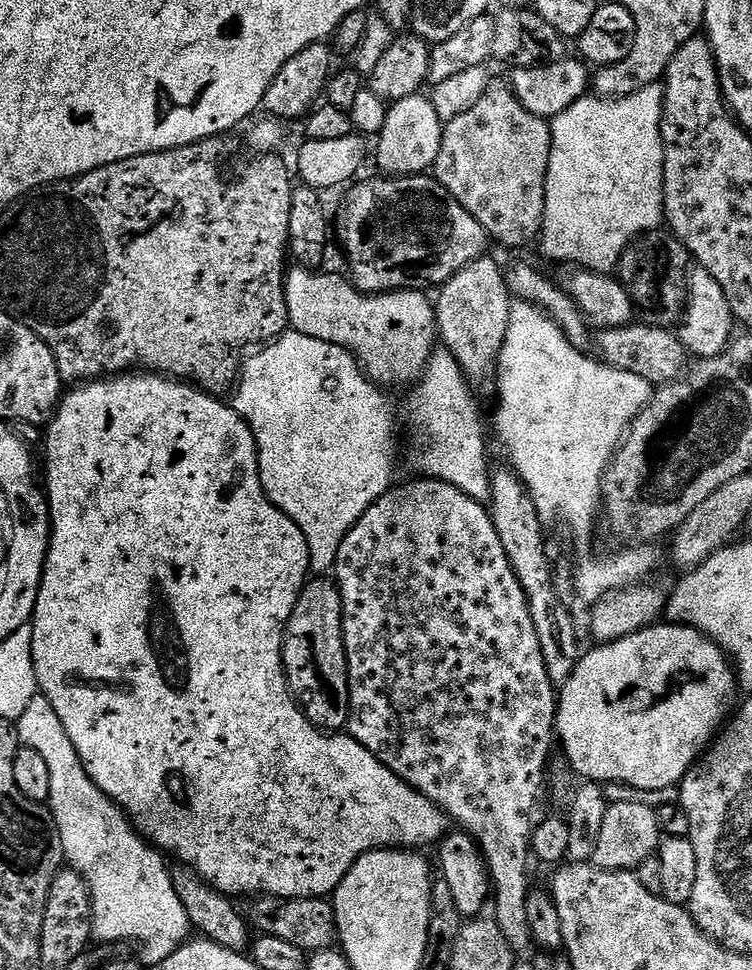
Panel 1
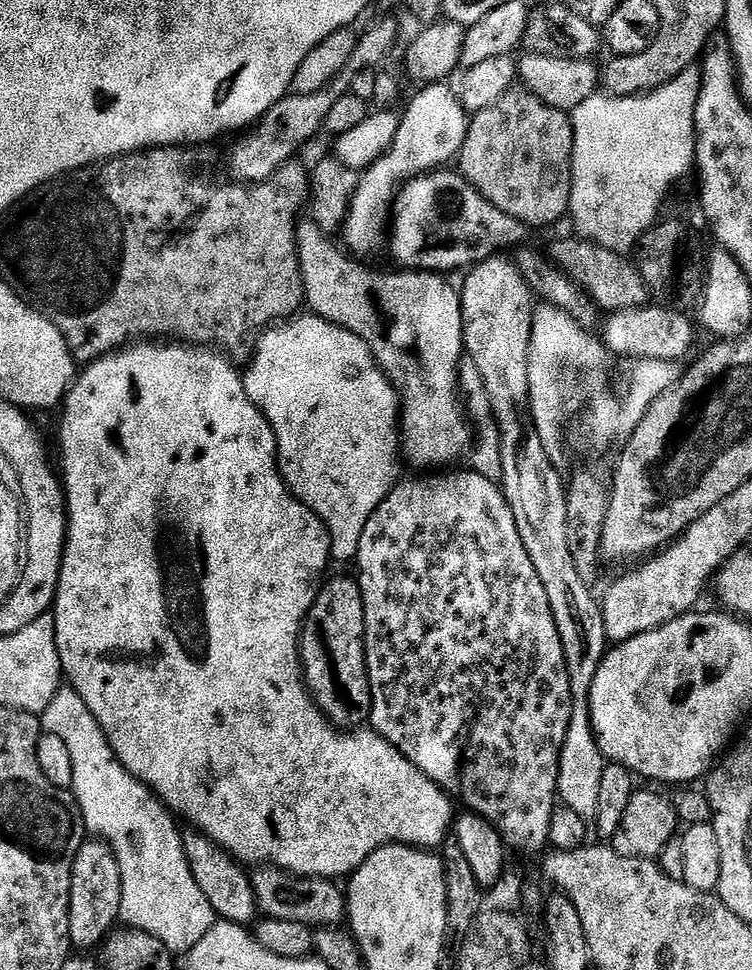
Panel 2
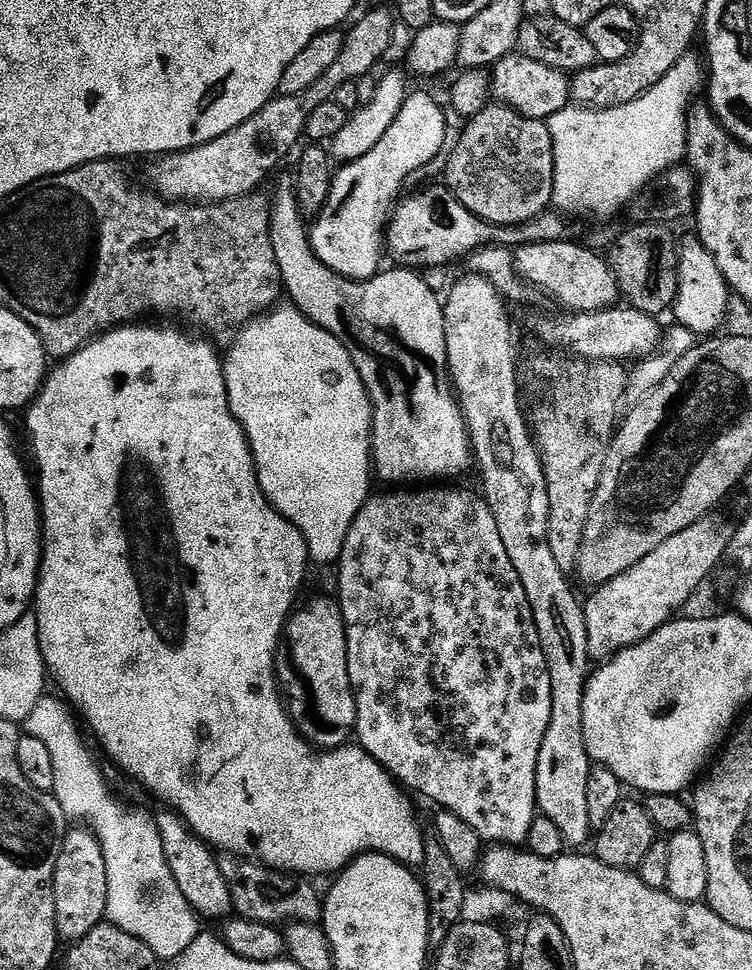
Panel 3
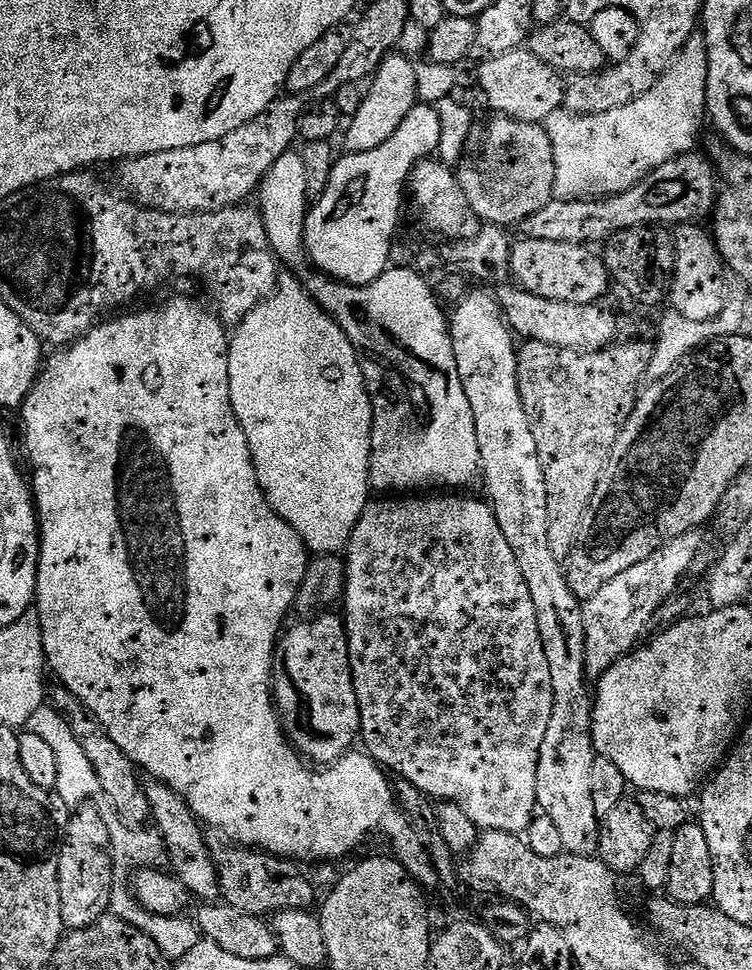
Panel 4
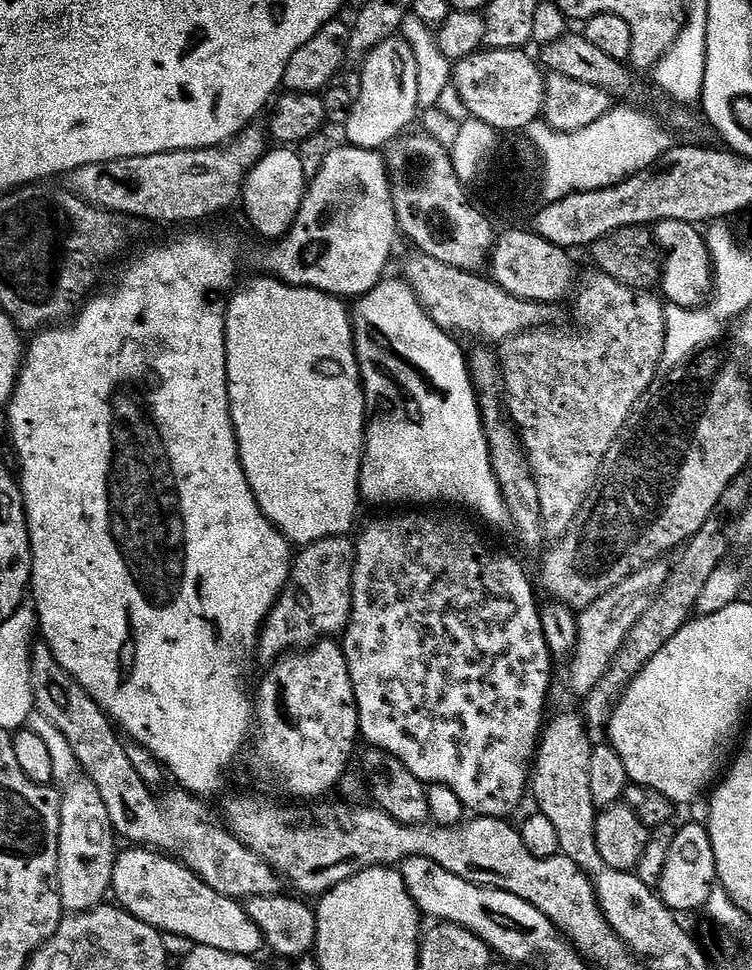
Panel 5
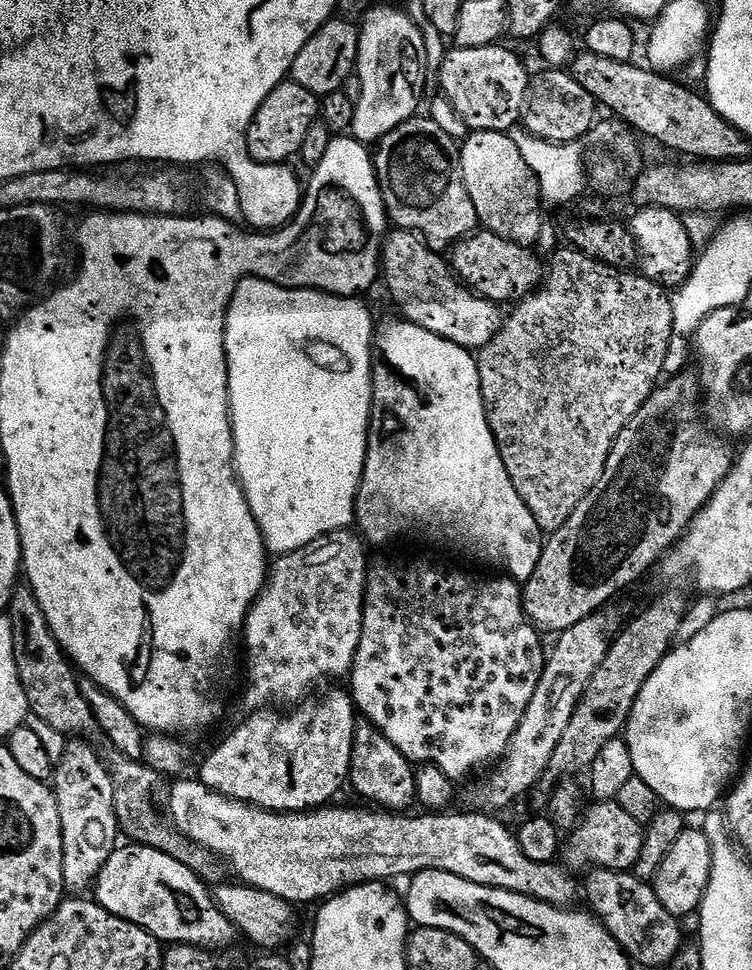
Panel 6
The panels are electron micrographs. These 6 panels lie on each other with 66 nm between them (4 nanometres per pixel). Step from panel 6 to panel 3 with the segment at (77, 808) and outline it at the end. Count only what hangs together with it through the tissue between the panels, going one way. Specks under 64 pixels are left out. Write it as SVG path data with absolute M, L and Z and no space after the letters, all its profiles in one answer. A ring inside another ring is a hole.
M73 827L69 831L64 849L60 852L58 864L55 866L55 922L57 935L64 941L75 942L92 932L93 925L88 924L91 912L107 911L110 904L108 890L110 881L107 874L106 860L96 833L91 827Z

